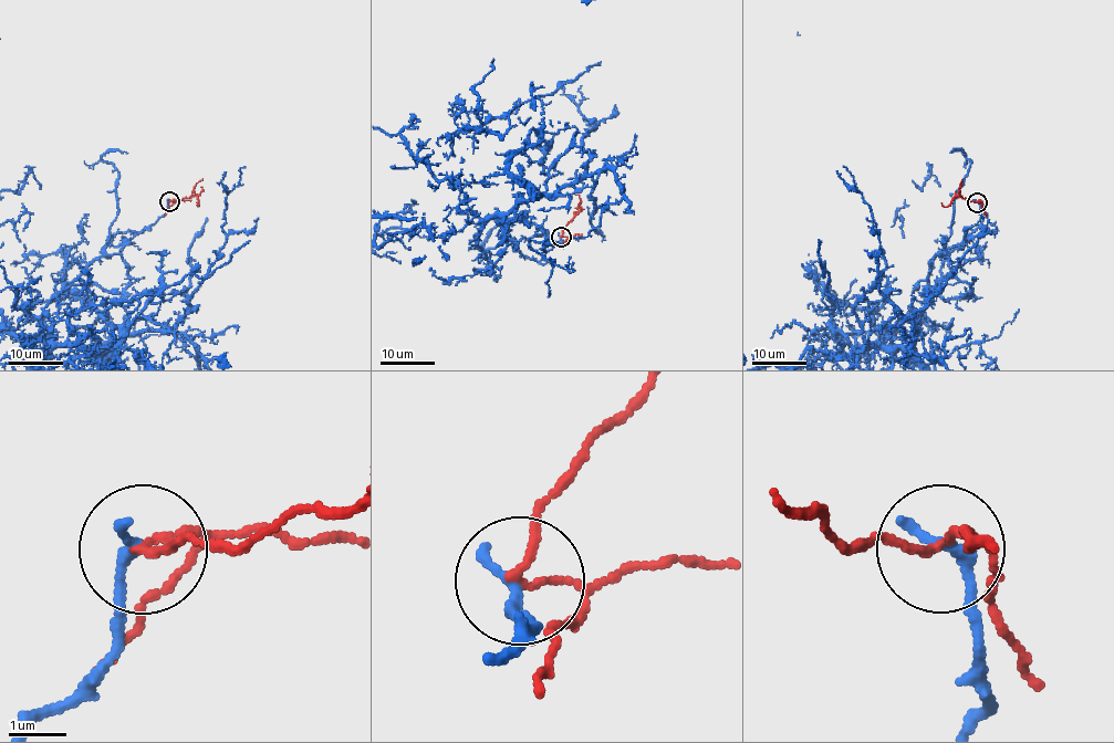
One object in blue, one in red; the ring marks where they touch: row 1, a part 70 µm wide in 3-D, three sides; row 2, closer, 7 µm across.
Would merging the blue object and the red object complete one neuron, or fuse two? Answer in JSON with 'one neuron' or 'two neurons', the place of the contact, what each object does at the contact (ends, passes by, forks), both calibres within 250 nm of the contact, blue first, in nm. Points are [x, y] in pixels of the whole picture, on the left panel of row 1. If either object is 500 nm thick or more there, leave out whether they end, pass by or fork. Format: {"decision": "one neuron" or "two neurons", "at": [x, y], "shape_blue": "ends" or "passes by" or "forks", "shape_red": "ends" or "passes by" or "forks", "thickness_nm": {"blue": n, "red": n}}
{"decision": "two neurons", "at": [169, 201], "shape_blue": "ends", "shape_red": "passes by", "thickness_nm": {"blue": 260, "red": 110}}

